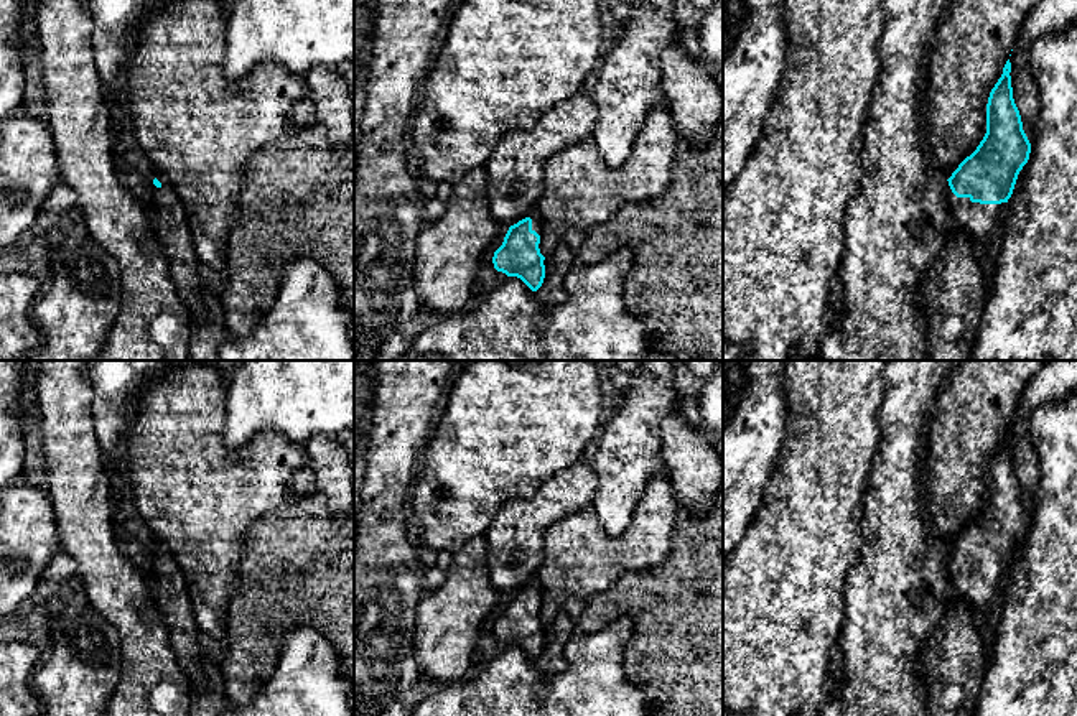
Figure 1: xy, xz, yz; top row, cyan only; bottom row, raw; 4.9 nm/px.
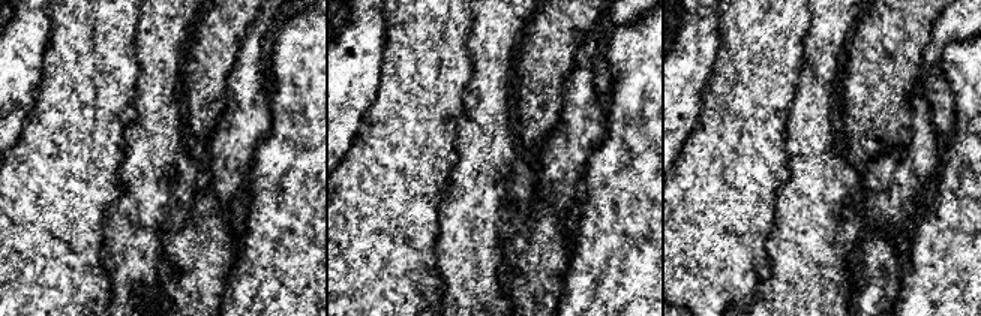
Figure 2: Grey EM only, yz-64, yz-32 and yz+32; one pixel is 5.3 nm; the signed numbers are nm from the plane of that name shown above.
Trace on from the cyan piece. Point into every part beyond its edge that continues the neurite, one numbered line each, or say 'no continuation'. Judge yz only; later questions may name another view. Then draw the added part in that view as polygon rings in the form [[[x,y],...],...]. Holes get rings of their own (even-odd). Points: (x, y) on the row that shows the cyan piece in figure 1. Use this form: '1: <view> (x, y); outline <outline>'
no continuation

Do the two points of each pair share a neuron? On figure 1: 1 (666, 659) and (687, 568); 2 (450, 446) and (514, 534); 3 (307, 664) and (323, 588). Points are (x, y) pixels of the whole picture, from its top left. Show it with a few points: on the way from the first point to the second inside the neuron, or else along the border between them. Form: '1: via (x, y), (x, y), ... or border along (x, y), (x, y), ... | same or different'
1: via (687, 636), (687, 591) | same
2: border along (532, 494), (509, 501), (483, 534) | different
3: border along (280, 646), (293, 629), (312, 626), (336, 650) | different

